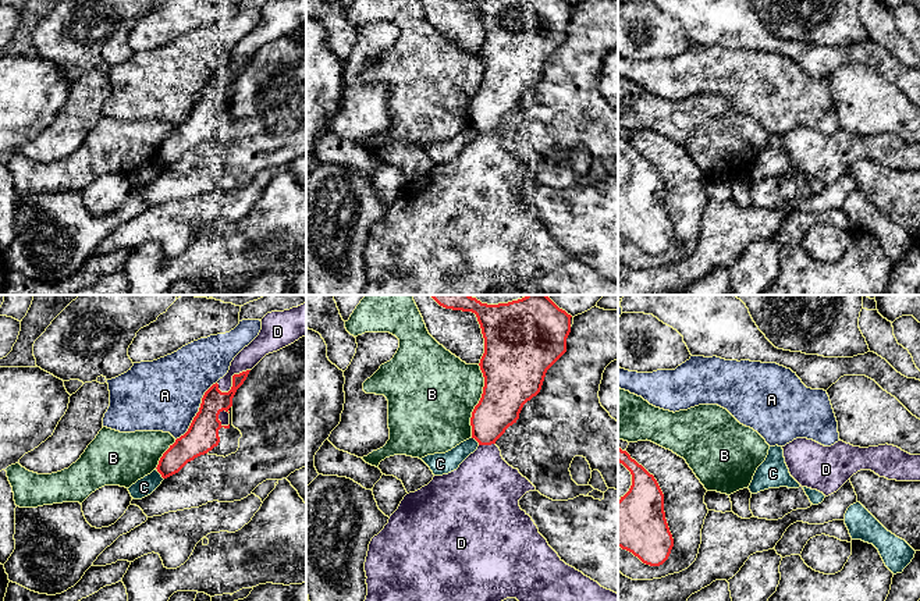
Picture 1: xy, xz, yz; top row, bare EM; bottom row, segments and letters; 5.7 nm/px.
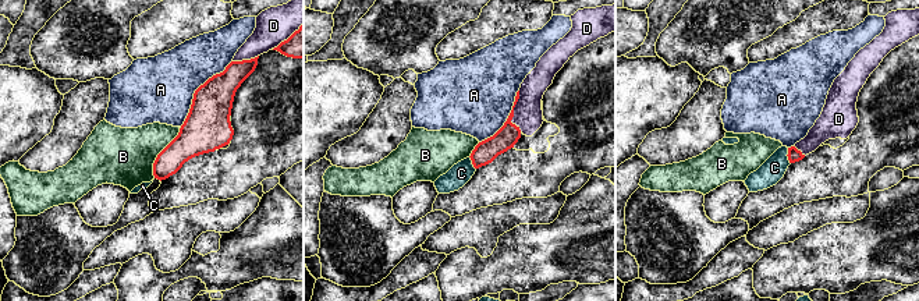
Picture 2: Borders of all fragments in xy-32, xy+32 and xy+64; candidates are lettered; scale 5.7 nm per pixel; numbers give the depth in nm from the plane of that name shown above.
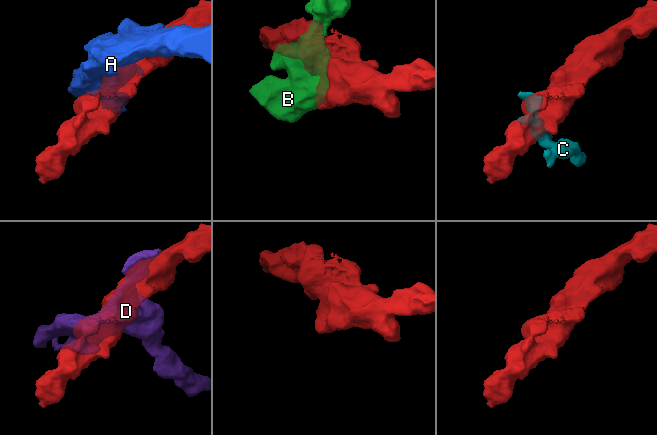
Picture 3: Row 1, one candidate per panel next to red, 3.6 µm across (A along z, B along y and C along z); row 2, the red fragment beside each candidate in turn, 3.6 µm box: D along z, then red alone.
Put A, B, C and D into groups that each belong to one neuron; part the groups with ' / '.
A / B / C / D

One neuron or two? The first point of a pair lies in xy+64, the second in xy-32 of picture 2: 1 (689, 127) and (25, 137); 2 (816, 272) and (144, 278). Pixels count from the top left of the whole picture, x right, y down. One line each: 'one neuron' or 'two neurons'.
1: two neurons
2: one neuron

